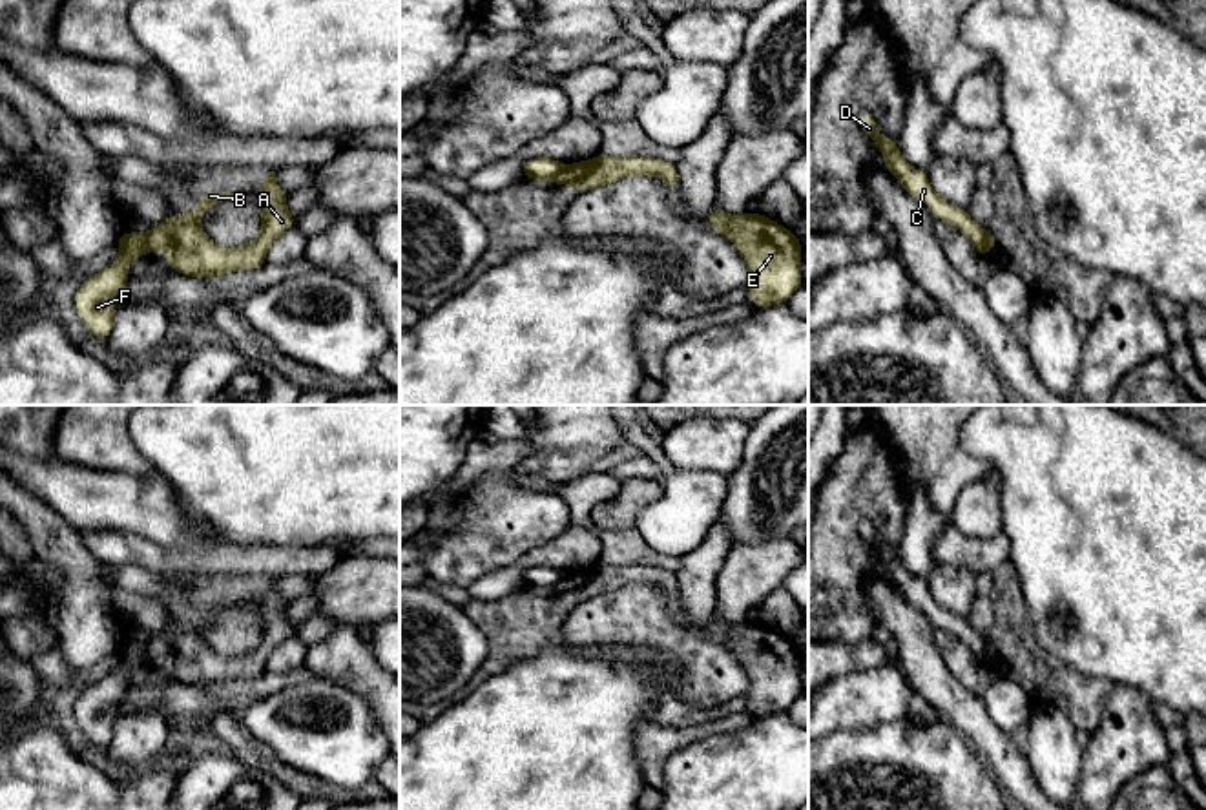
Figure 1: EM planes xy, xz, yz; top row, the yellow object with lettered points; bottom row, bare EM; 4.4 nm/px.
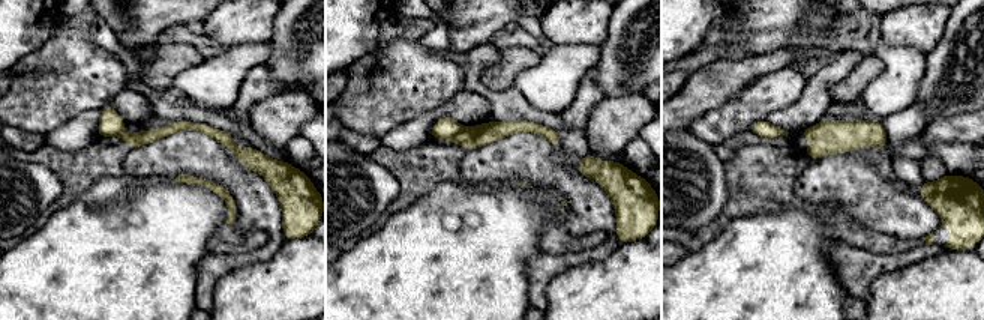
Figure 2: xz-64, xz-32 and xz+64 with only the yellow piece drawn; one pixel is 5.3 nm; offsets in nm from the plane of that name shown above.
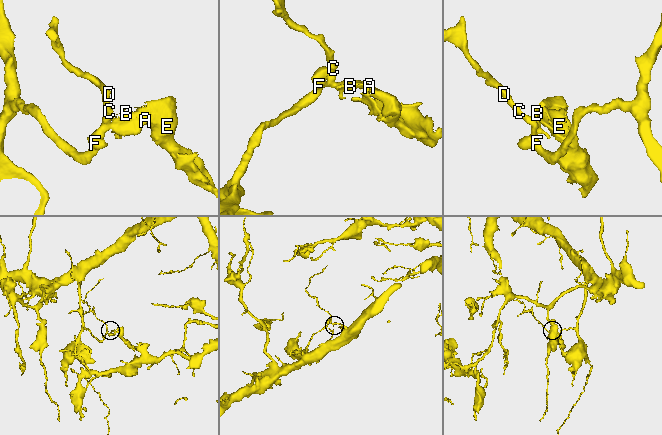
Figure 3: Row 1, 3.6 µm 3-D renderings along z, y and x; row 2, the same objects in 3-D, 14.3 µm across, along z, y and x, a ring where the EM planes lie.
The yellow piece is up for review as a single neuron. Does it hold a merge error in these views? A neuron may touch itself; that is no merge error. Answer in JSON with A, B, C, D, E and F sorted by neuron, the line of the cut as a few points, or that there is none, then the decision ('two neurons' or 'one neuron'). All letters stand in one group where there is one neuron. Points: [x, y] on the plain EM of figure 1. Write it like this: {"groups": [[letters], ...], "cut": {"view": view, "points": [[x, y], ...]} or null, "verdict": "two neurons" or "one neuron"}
{"groups": [["A", "B", "E"], ["C", "D", "F"]], "cut": {"view": "xy", "points": [[143, 643], [146, 659]]}, "verdict": "two neurons"}

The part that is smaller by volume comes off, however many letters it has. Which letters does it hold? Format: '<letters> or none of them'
A, B, E

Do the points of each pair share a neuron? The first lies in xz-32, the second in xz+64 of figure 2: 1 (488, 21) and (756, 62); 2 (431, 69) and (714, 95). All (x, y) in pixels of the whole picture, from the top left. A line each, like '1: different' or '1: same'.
1: different
2: different

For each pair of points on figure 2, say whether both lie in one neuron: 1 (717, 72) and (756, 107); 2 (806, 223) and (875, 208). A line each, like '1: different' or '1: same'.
1: different
2: different

